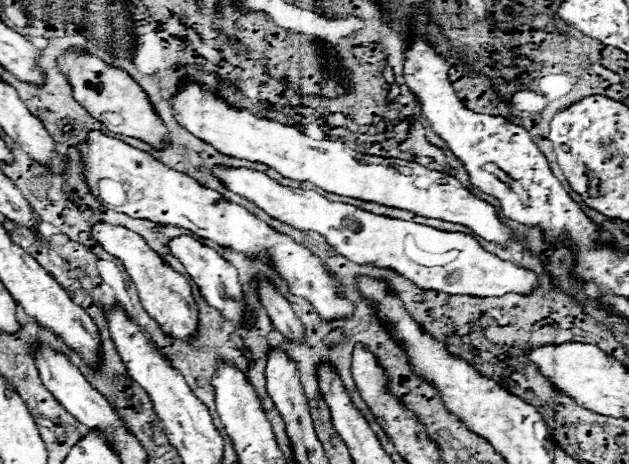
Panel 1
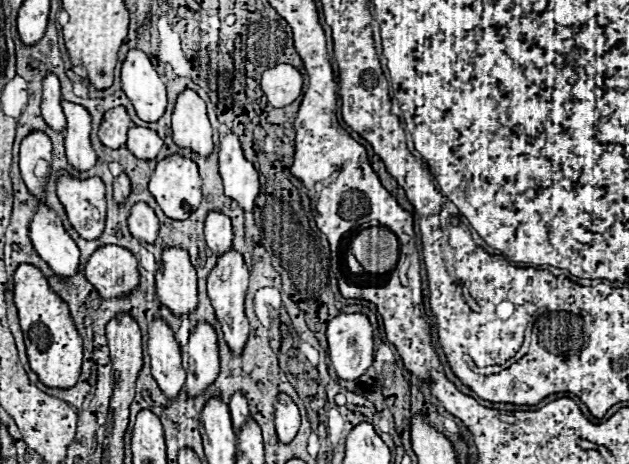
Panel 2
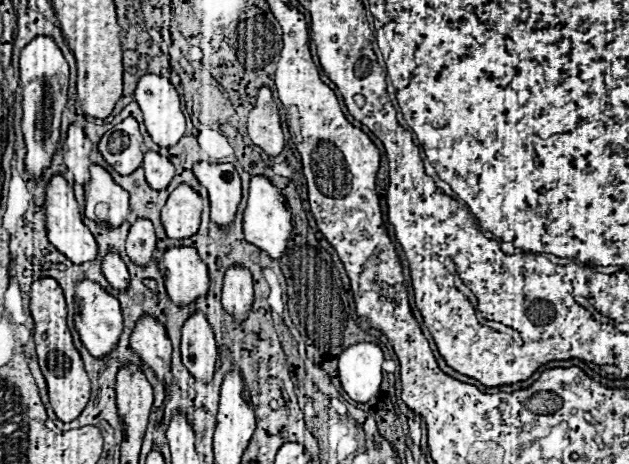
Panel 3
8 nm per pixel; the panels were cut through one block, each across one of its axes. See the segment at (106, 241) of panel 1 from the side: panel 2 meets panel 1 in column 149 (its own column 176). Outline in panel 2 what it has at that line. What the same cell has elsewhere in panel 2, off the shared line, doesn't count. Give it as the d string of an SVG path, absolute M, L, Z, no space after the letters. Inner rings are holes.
M170 246L162 250L156 268L156 292L162 304L178 316L196 310L196 270L184 248Z

